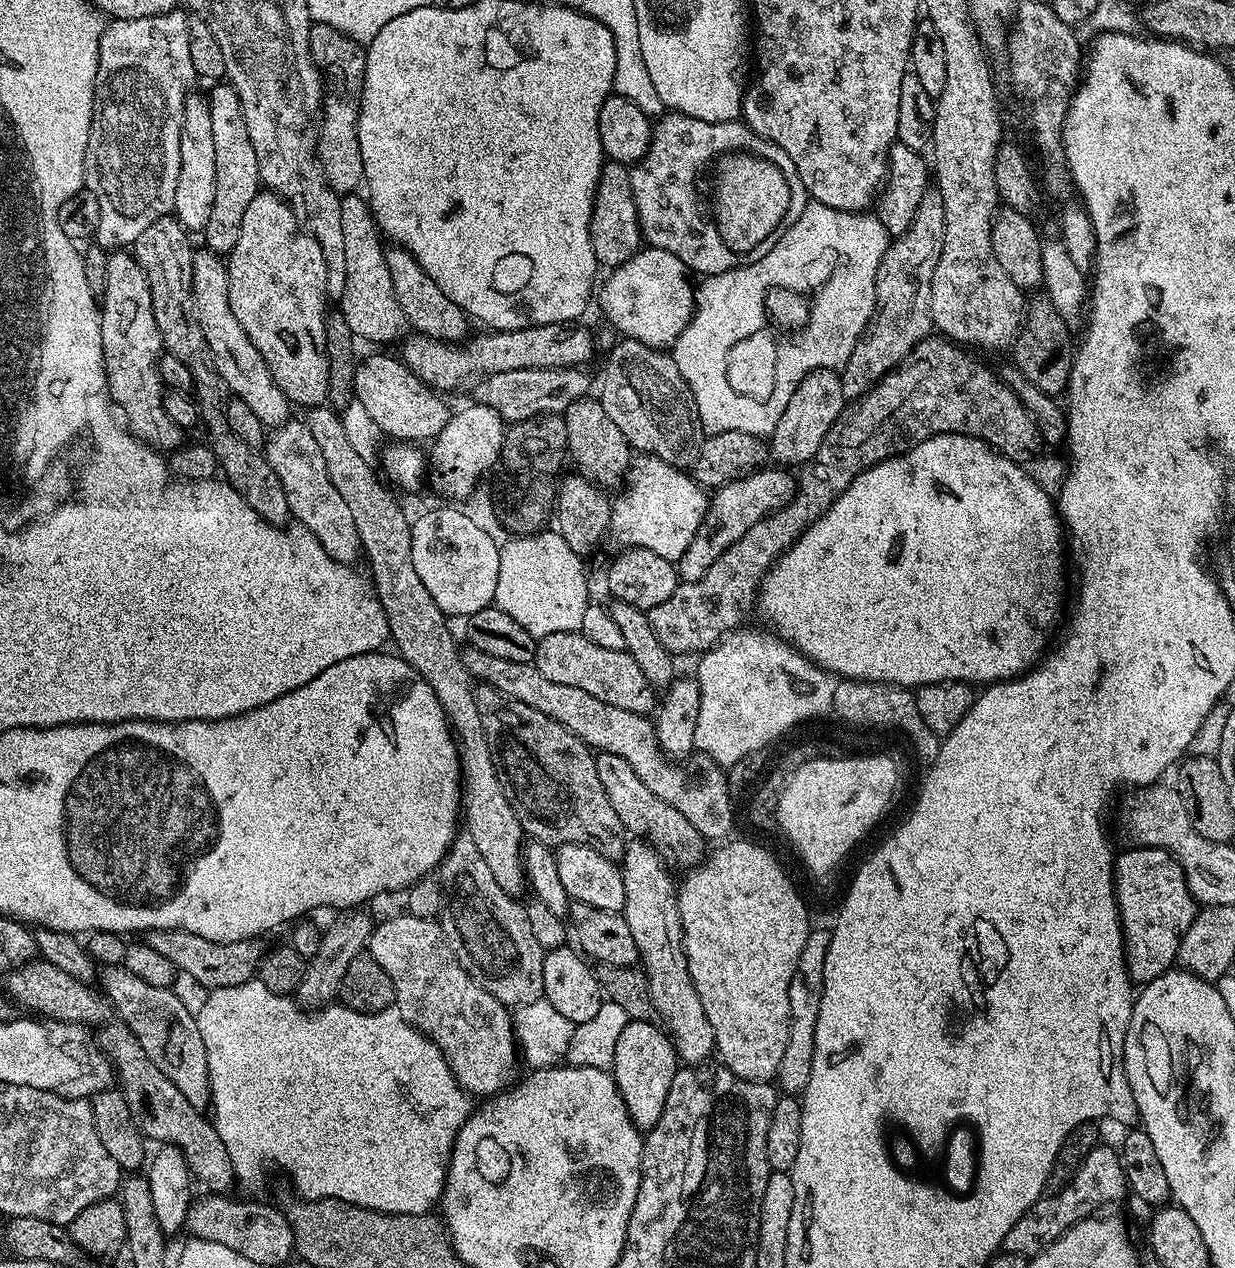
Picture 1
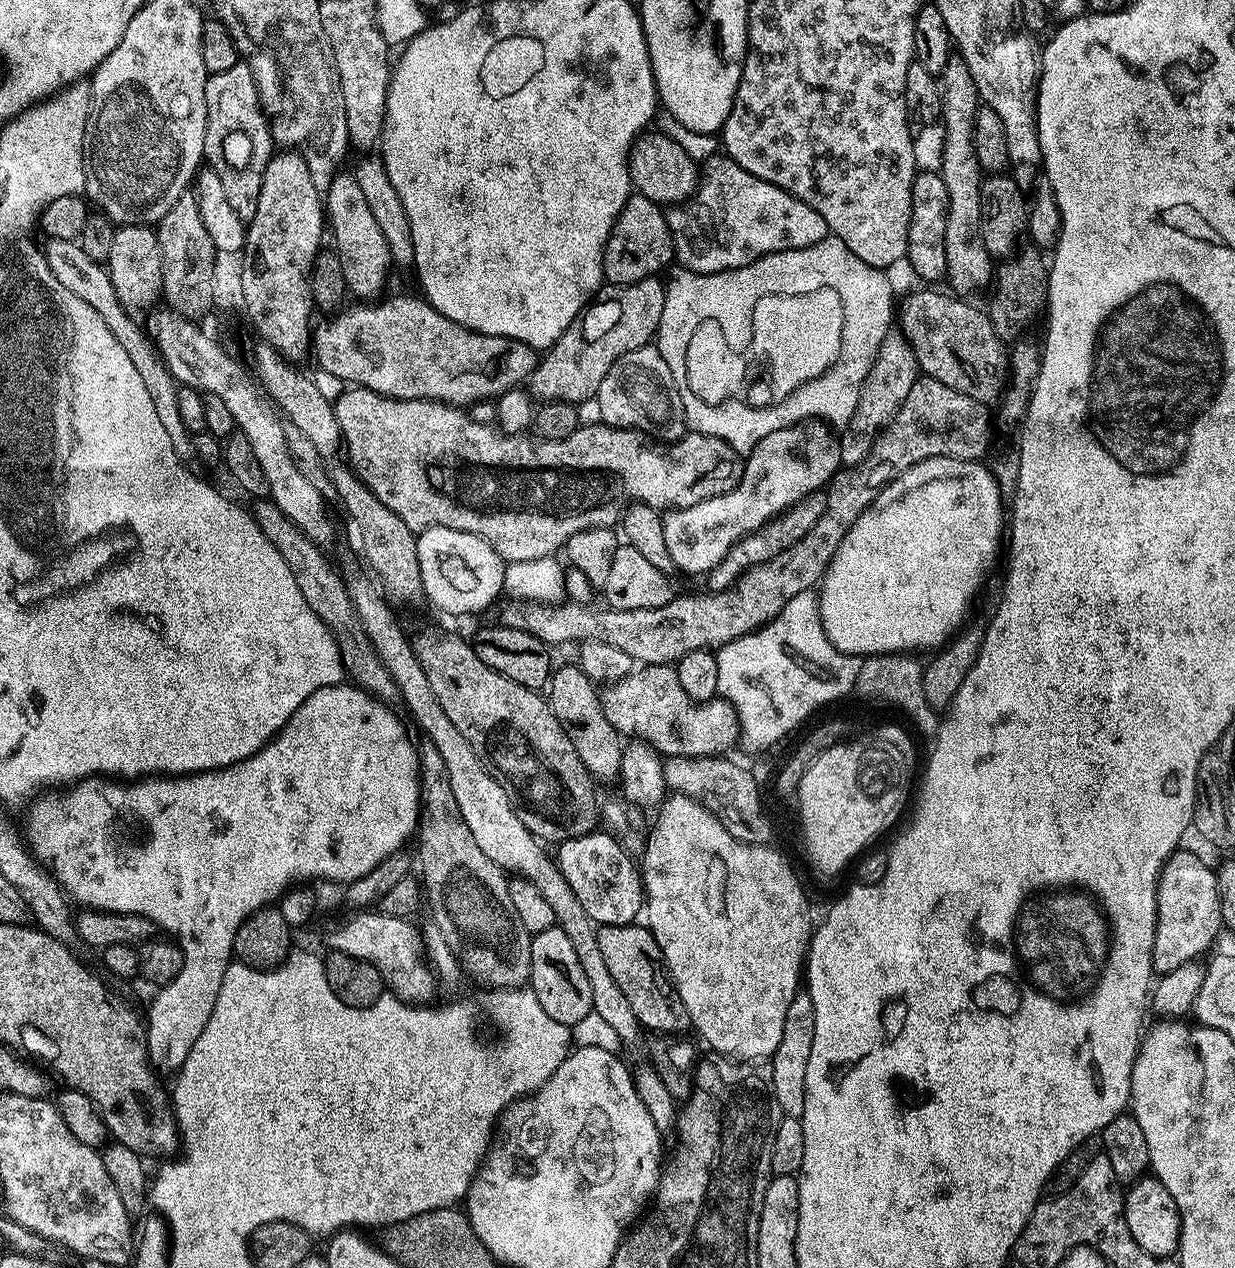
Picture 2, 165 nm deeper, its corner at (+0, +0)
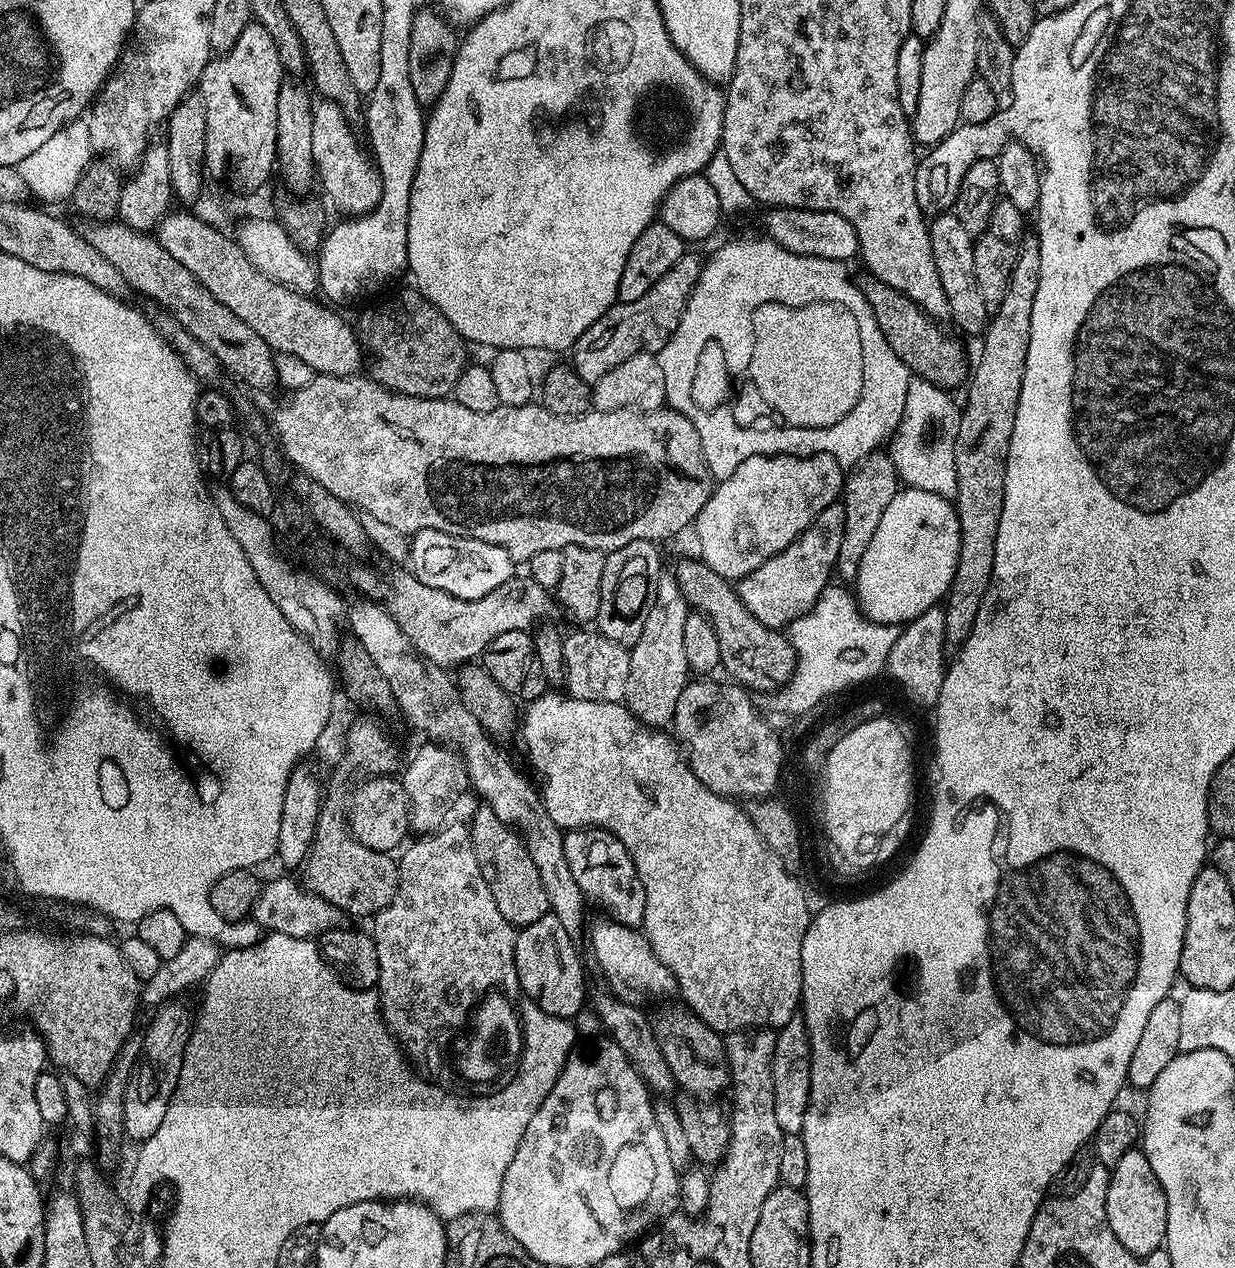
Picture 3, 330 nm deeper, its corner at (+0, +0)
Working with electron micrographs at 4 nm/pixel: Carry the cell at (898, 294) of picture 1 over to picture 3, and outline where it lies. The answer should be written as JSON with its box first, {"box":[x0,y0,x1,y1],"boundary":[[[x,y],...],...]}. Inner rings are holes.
{"box":[836,450,901,581],"boundary":[[[884,450],[871,452],[847,473],[842,493],[842,503],[846,510],[846,530],[842,534],[842,547],[838,549],[836,559],[836,572],[841,576],[841,581],[855,581],[862,554],[866,554],[866,546],[870,546],[870,538],[874,538],[874,530],[878,530],[878,521],[882,519],[886,506],[890,506],[890,498],[894,498],[901,484],[891,455]]]}

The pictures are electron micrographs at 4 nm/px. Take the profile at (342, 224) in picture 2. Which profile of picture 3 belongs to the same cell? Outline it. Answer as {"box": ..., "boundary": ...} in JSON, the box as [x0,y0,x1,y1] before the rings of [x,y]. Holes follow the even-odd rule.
{"box":[312,99,382,218],"boundary":[[[321,99],[319,103],[313,107],[312,110],[312,121],[314,126],[312,127],[312,149],[314,149],[314,166],[316,167],[316,175],[318,177],[318,184],[321,184],[324,187],[323,195],[326,197],[327,203],[333,208],[336,207],[338,211],[341,212],[340,216],[344,218],[359,217],[364,216],[370,211],[374,211],[375,207],[378,206],[379,199],[382,198],[382,182],[380,181],[379,170],[376,168],[376,165],[373,163],[373,157],[369,155],[366,151],[365,145],[362,143],[360,145],[360,140],[356,137],[356,130],[353,128],[353,125],[348,123],[347,118],[344,117],[344,111],[335,102],[332,100]]]}

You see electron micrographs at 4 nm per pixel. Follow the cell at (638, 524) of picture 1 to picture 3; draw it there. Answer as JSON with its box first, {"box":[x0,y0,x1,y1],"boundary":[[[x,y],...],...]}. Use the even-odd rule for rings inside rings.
{"box":[694,454,846,582],"boundary":[[[830,454],[815,456],[755,456],[746,458],[730,478],[719,481],[712,489],[712,497],[696,516],[694,533],[700,543],[699,559],[710,566],[724,580],[739,582],[746,574],[758,570],[774,554],[786,550],[826,510],[826,506],[841,499],[846,479],[845,469]]]}

